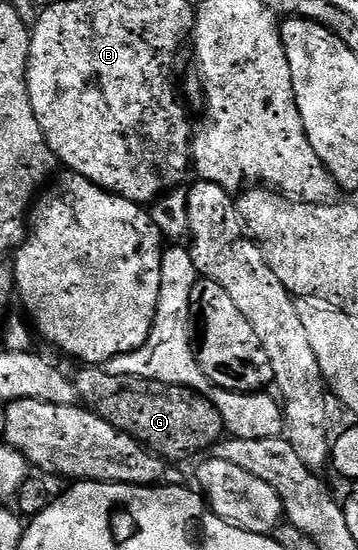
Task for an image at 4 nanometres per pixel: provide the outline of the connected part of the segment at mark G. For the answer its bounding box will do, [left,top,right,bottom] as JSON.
[73,366,224,461]

